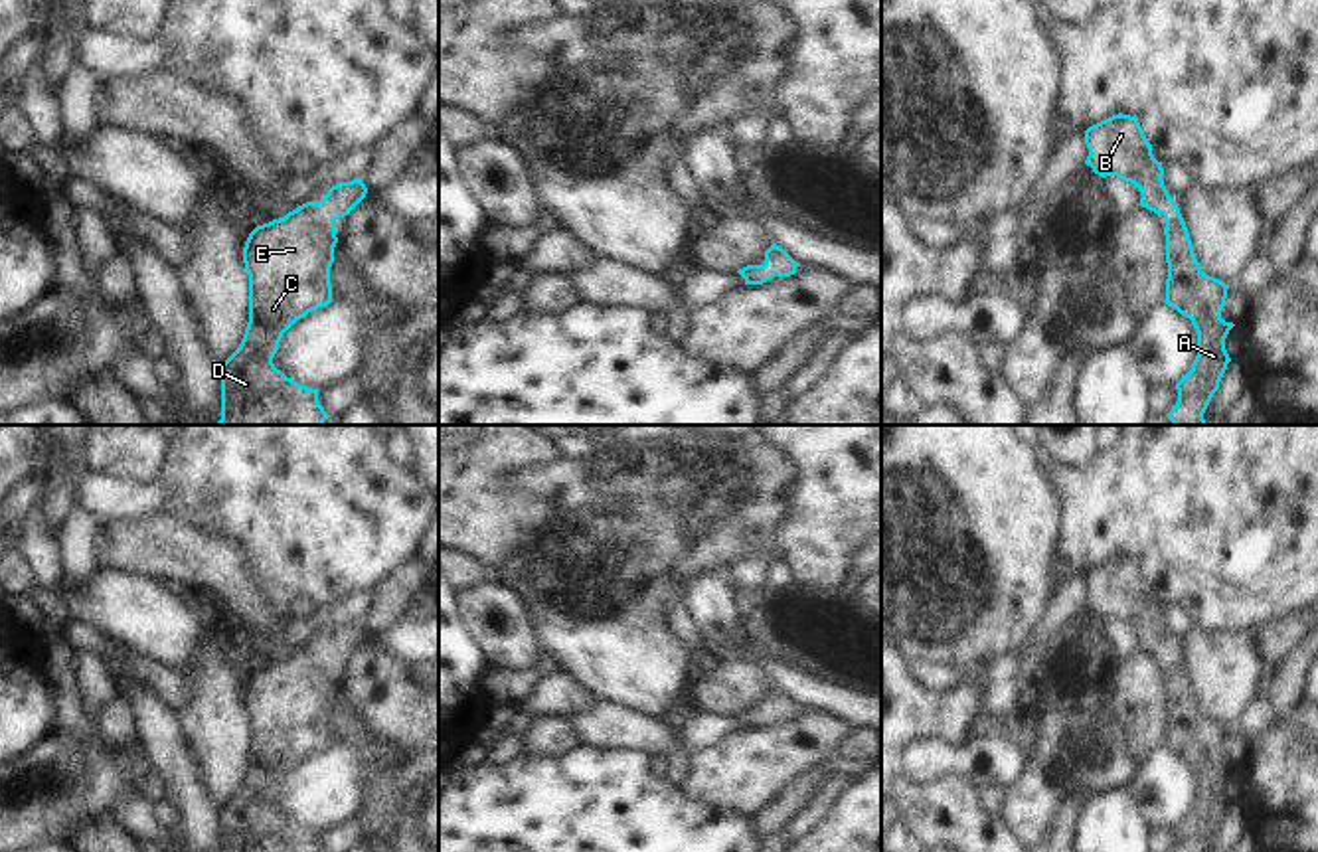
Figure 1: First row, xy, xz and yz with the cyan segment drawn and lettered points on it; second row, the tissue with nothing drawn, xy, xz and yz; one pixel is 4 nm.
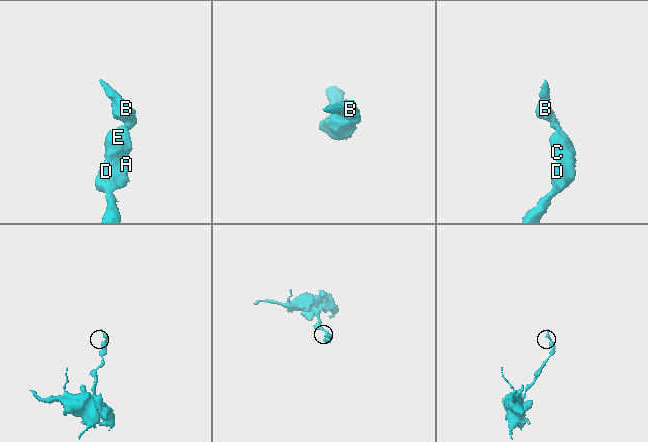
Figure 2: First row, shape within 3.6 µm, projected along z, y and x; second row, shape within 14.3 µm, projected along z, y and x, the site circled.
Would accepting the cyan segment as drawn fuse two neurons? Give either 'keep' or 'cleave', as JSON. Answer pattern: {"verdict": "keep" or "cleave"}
{"verdict": "keep"}

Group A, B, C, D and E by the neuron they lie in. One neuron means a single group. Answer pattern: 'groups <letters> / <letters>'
groups A B C D E

